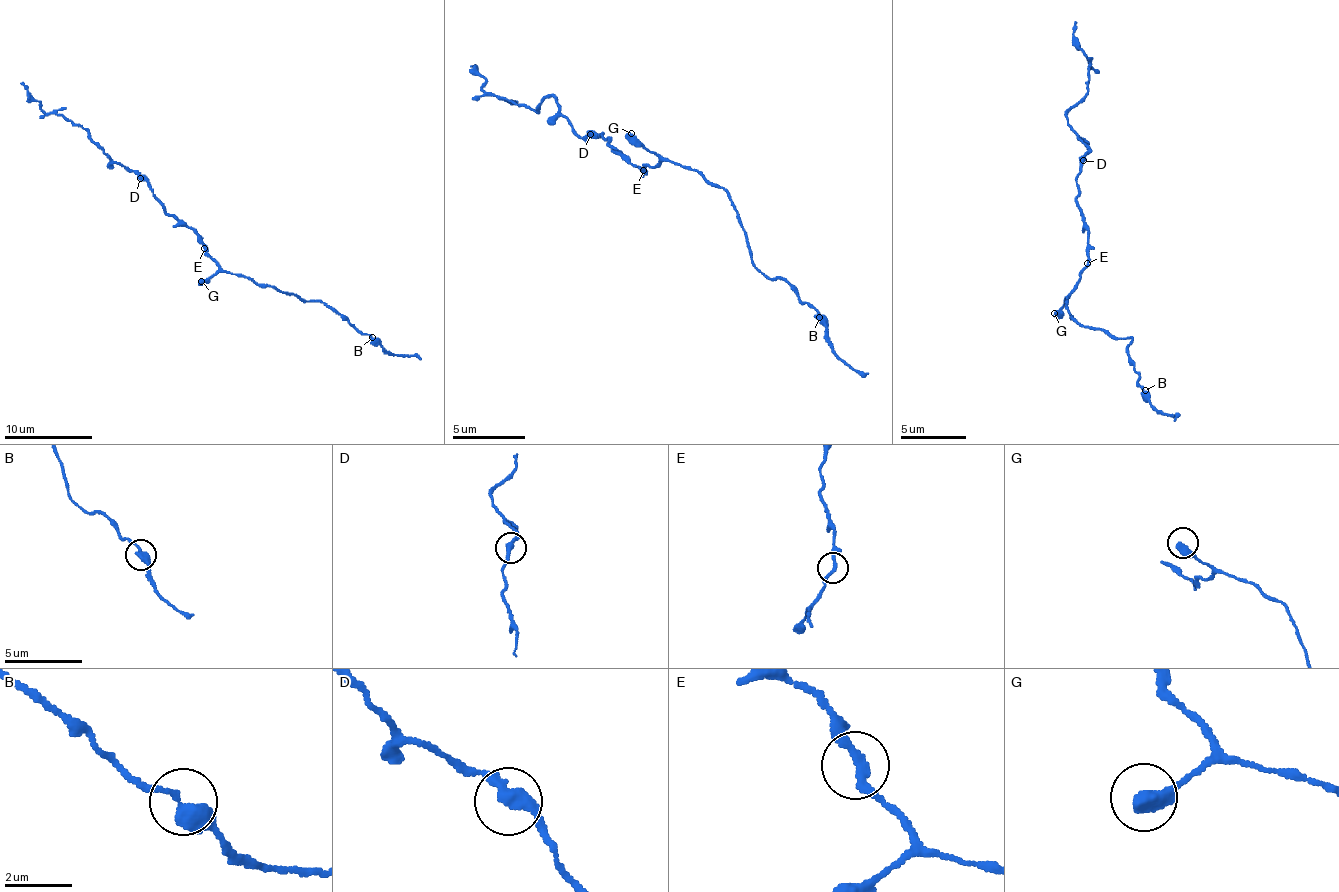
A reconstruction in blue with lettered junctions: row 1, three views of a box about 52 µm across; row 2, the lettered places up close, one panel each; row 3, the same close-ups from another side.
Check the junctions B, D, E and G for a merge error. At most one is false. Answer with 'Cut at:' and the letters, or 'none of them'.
Cut at: none of them

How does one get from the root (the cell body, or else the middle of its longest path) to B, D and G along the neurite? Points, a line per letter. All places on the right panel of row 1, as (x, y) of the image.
B: (1086, 266), (1064, 301), (1068, 317), (1084, 327), (1110, 333), (1114, 339), (1133, 339), (1126, 351), (1145, 390)
D: (1086, 266), (1089, 237), (1077, 202), (1080, 189), (1076, 182), (1082, 160)
G: (1086, 266), (1077, 286), (1054, 313)

